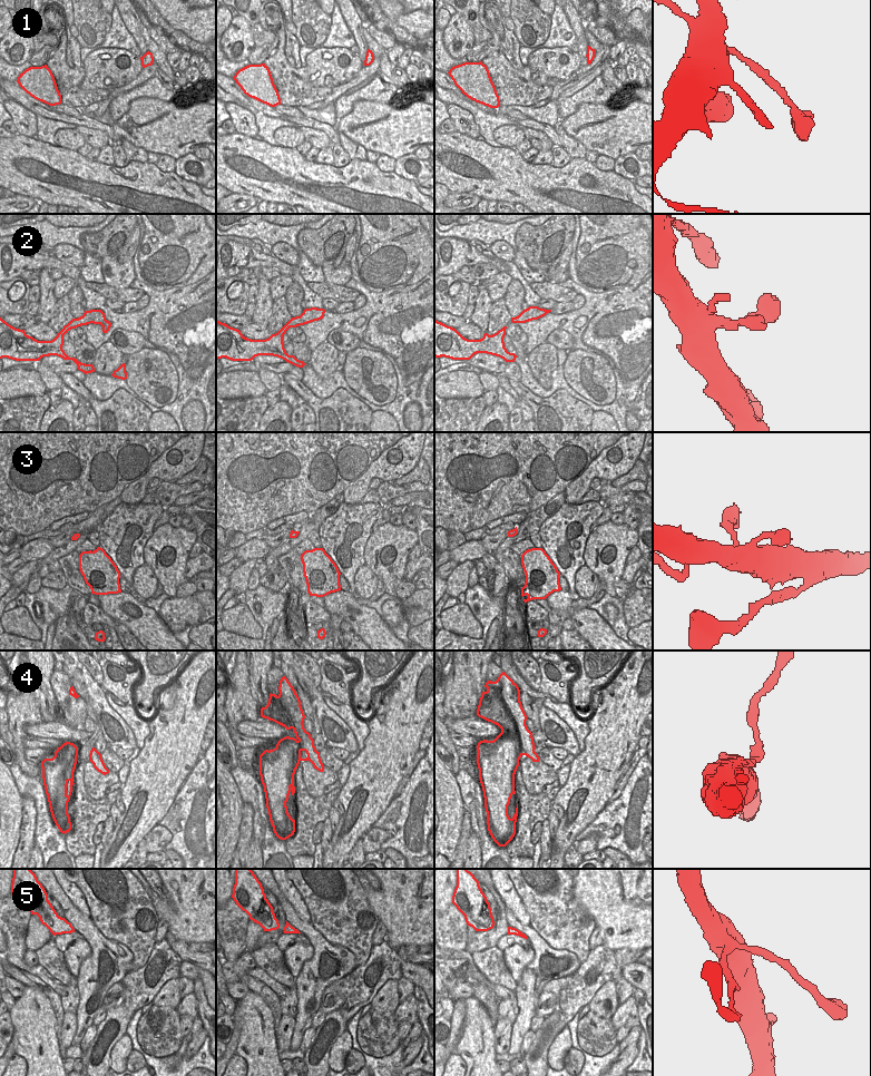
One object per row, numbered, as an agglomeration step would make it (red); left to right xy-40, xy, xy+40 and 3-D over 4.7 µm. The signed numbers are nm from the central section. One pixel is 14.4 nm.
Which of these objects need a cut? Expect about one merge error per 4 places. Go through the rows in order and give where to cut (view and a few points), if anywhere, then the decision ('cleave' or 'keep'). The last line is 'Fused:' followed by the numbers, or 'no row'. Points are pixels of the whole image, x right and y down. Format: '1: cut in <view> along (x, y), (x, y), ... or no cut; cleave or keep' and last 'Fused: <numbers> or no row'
1: no cut; keep
2: no cut; keep
3: no cut; keep
4: no cut; keep
5: no cut; keep
Fused: no row

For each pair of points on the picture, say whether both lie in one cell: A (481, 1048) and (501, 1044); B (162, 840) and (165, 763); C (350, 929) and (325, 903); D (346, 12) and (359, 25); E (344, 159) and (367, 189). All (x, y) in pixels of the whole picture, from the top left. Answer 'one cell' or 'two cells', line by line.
A: two cells
B: two cells
C: one cell
D: one cell
E: two cells

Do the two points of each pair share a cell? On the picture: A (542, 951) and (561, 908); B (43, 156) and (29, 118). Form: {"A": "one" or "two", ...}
{"A": "two", "B": "two"}

